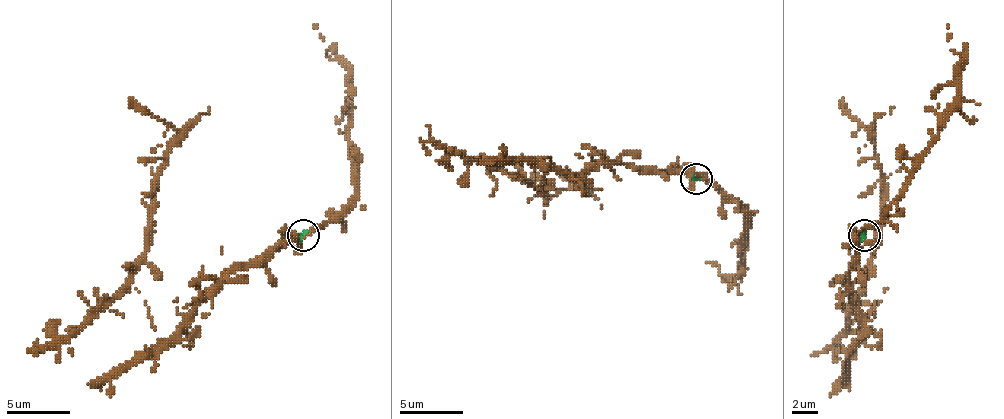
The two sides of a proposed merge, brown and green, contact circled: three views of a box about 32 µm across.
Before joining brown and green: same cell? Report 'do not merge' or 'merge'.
merge

